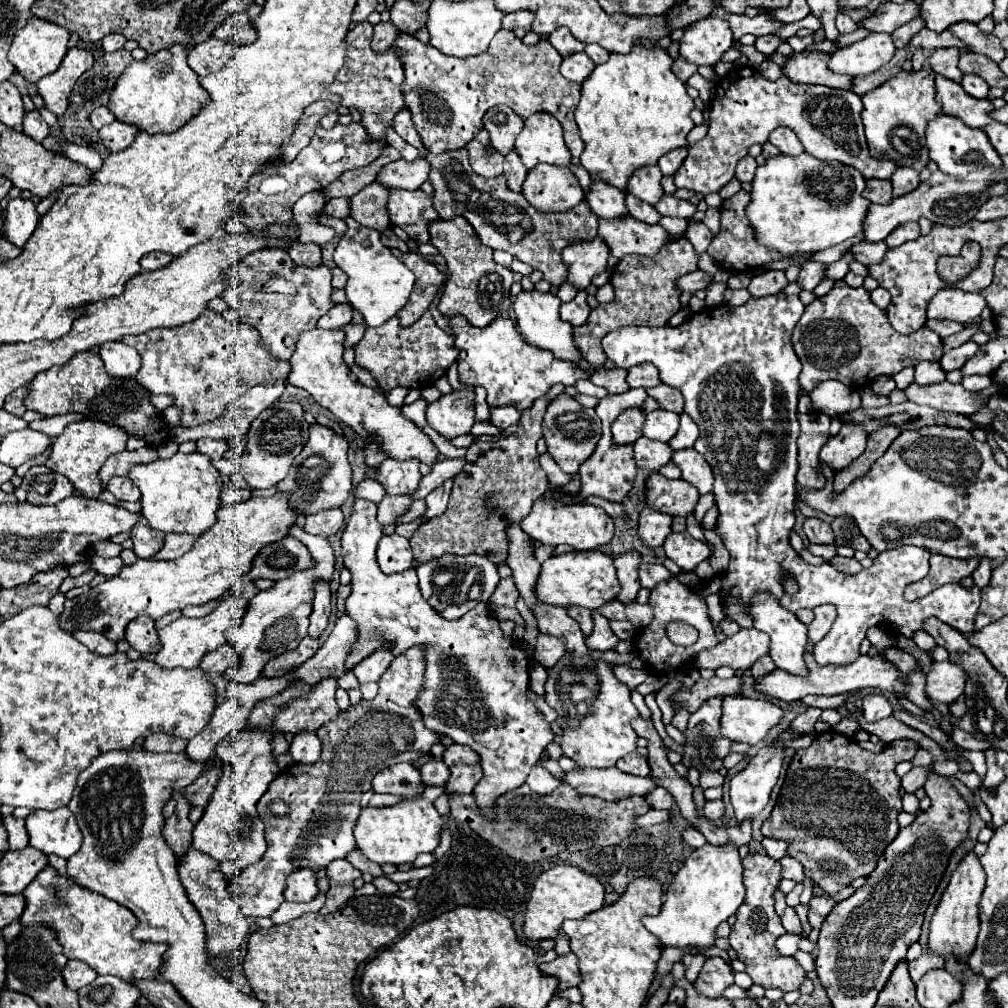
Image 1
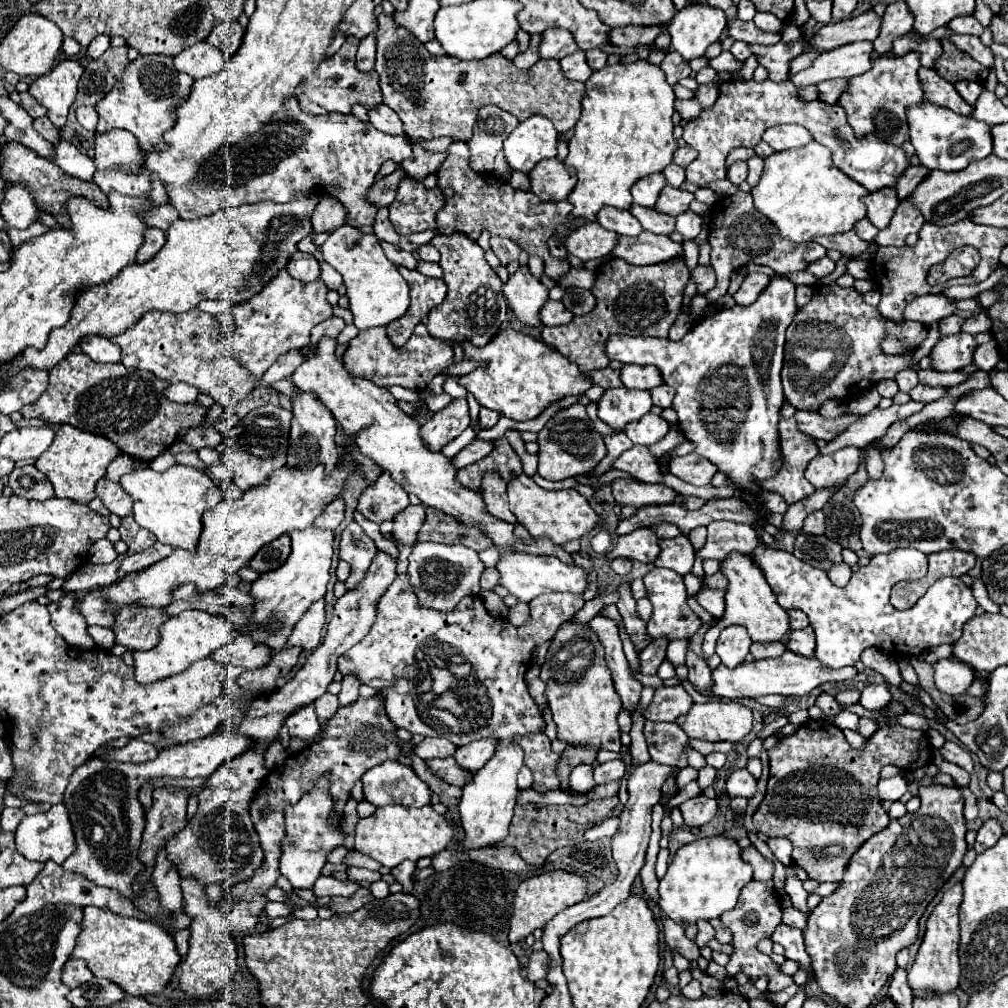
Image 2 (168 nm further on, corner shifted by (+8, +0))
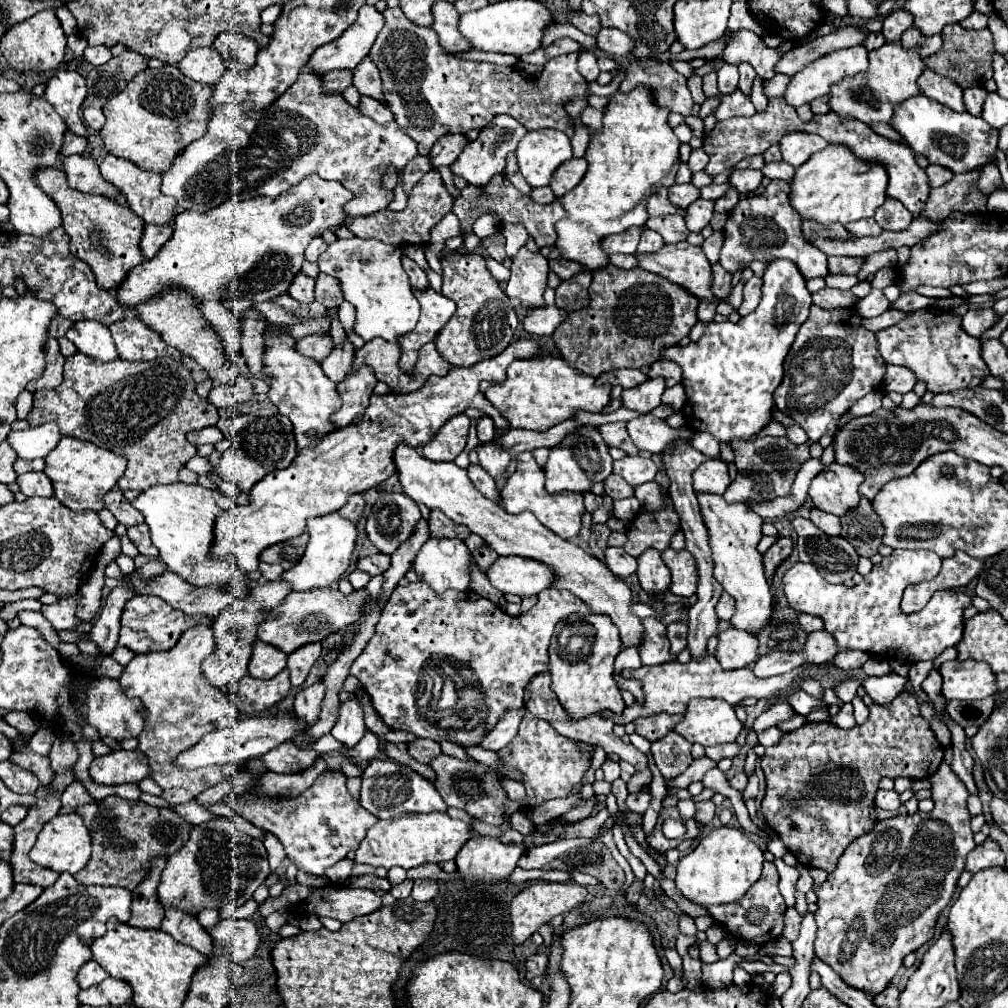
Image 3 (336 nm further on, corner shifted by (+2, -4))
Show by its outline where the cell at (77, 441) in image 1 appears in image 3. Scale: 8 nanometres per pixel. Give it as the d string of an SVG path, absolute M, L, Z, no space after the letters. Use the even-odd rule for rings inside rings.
M64 437L62 443L58 443L58 447L46 457L44 473L50 477L54 485L54 497L62 505L72 511L100 511L104 509L104 495L116 487L118 479L124 475L124 469L126 459L120 455L74 437Z

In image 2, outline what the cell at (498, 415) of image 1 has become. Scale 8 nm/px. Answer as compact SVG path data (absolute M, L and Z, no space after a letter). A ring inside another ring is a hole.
M480 407L480 427L482 429L488 429L488 427L494 427L500 419L500 413L498 411L492 411L492 409L486 409L486 407Z

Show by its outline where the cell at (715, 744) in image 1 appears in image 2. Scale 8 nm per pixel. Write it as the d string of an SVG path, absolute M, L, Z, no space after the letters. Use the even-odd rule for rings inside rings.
M688 649L686 653L686 665L690 669L690 675L688 675L688 681L706 697L710 699L708 695L712 693L712 671L710 667L706 665L706 661L702 657L698 657L694 651Z

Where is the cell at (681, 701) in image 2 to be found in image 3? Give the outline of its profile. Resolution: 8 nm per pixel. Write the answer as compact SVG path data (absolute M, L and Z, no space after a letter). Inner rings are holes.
M666 713L638 717L638 719L634 719L634 729L638 735L642 735L650 743L654 743L654 741L662 739L664 735L668 735L674 729L674 723L678 723L680 719L682 719L682 715L666 715Z

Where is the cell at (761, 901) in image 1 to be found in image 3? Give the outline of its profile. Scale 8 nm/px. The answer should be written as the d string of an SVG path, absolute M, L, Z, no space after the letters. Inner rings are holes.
M764 863L762 877L754 887L746 891L746 895L740 901L726 903L726 905L710 905L706 911L712 915L712 919L724 927L726 933L730 933L736 939L744 939L750 943L766 943L770 939L776 939L782 935L782 919L786 911L784 897L778 891L778 871L774 863Z

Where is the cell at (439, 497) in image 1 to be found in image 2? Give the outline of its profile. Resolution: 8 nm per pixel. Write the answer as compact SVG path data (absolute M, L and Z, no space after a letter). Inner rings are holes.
M408 505L404 511L400 511L394 517L394 529L392 535L400 543L414 545L416 543L416 533L420 531L422 523L426 519L426 507L420 505Z

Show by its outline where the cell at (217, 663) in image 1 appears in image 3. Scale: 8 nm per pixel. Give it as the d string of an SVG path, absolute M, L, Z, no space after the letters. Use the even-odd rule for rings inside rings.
M256 641L248 665L248 673L258 679L270 679L286 667L286 653L264 641Z

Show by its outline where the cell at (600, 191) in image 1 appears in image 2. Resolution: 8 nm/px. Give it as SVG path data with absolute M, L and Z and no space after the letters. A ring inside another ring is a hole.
M602 207L602 211L598 211L596 221L604 229L610 229L618 235L638 235L642 231L642 227L630 211L620 211L616 207Z

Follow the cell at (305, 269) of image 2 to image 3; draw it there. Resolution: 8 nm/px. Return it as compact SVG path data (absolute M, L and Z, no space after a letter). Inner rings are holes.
M300 273L300 275L294 277L294 283L290 285L288 295L290 295L292 299L296 299L298 303L308 305L308 303L314 301L314 285L316 285L316 279L306 277L304 273Z

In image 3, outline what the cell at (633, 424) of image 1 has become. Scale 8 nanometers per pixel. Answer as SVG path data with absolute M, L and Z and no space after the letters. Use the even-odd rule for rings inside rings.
M662 377L646 379L642 385L624 389L622 391L622 403L626 409L640 411L640 413L650 413L654 407L660 405L660 397L664 393L666 385Z

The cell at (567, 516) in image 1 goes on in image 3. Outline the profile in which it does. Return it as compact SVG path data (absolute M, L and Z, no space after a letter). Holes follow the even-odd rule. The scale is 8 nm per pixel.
M530 451L518 453L514 457L516 463L516 471L506 479L500 497L502 497L502 507L508 513L522 513L522 511L532 511L538 521L548 527L550 531L554 531L556 535L570 539L574 535L578 535L580 525L582 525L582 513L584 513L584 503L582 503L582 495L574 493L574 491L562 491L562 493L548 493L544 489L544 471L538 467L538 463L534 461Z

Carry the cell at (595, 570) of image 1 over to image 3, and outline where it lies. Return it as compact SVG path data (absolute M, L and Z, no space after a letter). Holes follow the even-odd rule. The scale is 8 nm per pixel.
M498 557L488 567L486 577L502 593L518 597L538 595L542 589L554 587L554 575L544 563L522 557Z

